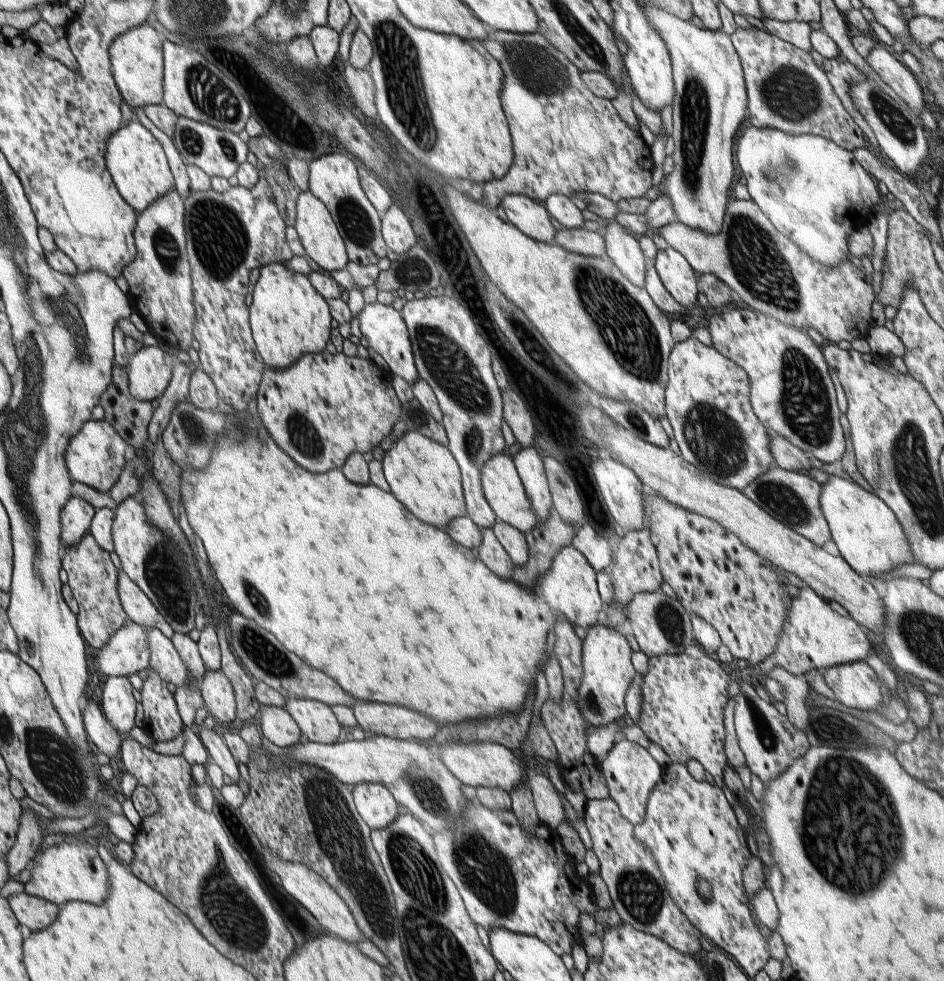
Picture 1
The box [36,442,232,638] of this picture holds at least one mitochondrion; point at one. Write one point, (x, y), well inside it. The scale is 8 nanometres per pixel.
(169, 585)

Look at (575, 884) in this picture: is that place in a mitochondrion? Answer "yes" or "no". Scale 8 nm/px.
no

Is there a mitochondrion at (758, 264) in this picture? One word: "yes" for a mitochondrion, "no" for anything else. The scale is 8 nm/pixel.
yes

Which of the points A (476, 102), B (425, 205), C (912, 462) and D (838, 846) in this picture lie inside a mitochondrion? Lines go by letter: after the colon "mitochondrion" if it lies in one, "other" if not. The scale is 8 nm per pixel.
A: other
B: other
C: mitochondrion
D: mitochondrion

